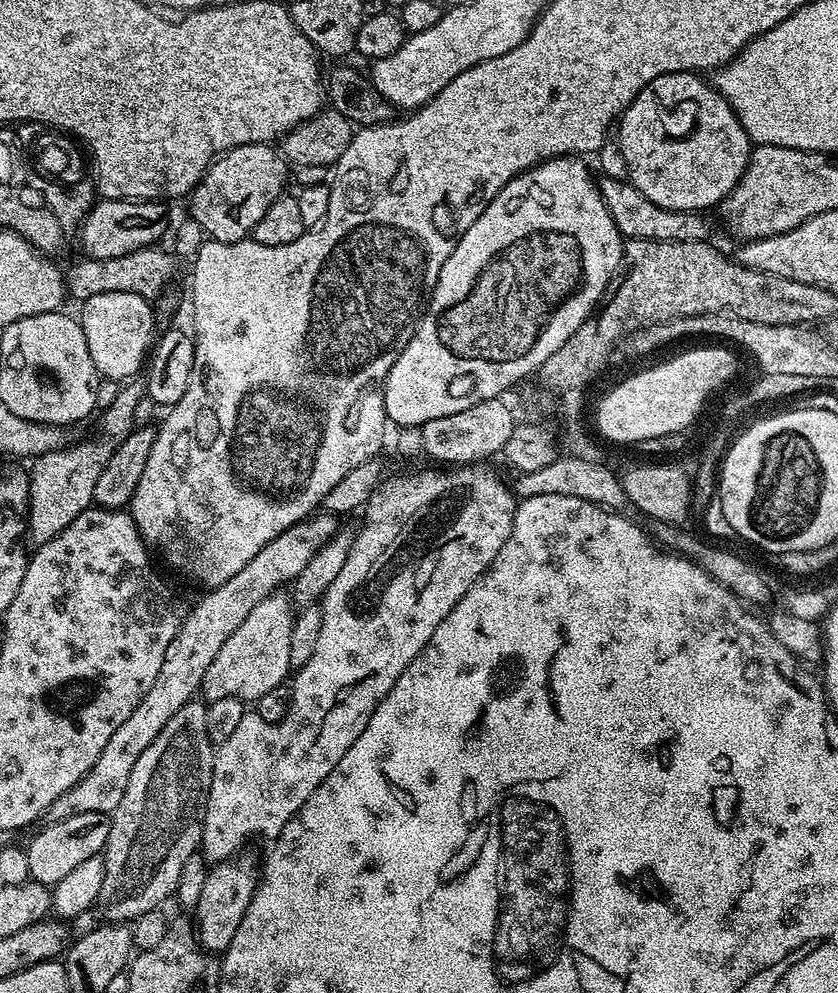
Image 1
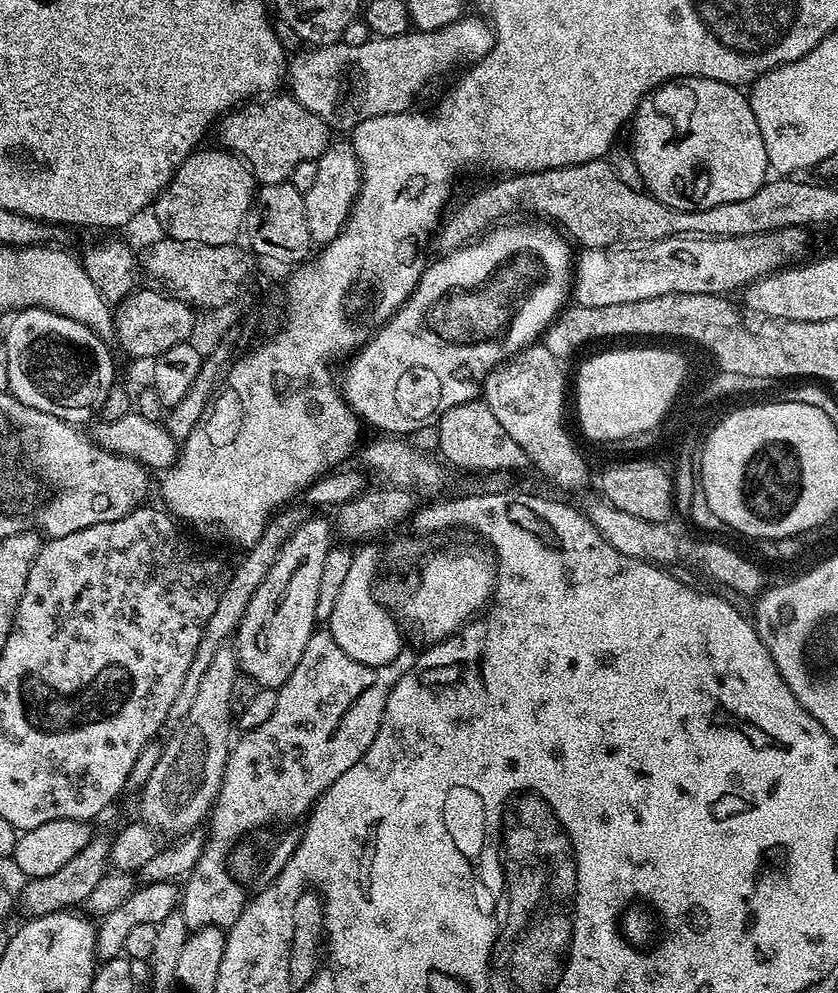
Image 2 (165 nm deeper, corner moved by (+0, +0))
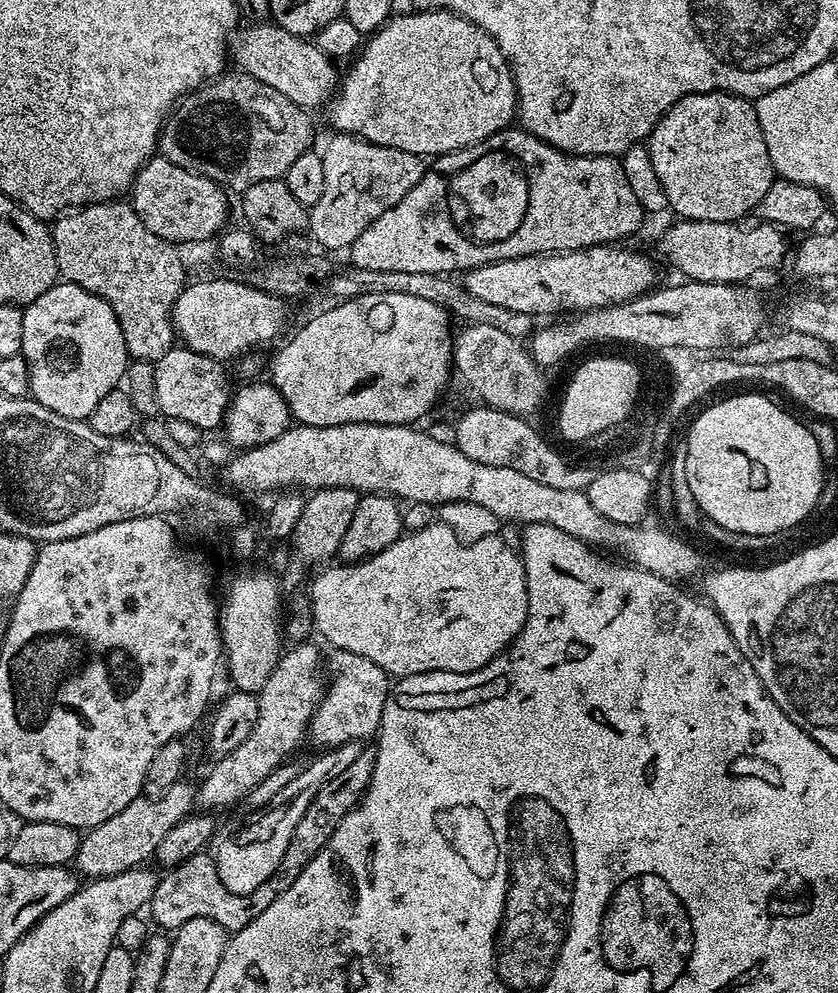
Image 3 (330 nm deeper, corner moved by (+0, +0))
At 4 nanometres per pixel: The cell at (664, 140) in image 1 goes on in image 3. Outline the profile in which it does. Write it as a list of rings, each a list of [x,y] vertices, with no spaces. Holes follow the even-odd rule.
[[[691,92],[689,96],[683,96],[674,106],[668,108],[667,114],[654,126],[654,130],[646,141],[646,147],[650,154],[650,162],[654,162],[654,171],[658,173],[658,182],[662,182],[662,190],[666,190],[668,208],[676,211],[675,215],[685,220],[722,222],[747,217],[749,213],[758,208],[766,196],[766,192],[770,190],[774,179],[770,154],[766,150],[766,138],[762,134],[762,126],[758,122],[756,105],[749,97],[735,96],[733,92]]]

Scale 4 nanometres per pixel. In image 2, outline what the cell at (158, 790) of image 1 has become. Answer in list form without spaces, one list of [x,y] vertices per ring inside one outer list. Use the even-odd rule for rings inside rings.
[[[228,646],[218,650],[214,662],[207,667],[206,674],[199,683],[198,694],[195,695],[189,712],[179,721],[177,728],[180,729],[169,738],[168,745],[163,745],[158,762],[139,793],[139,819],[153,832],[165,832],[168,836],[174,836],[172,838],[185,837],[188,833],[197,831],[211,813],[216,795],[220,792],[230,741],[233,739],[232,691],[237,675],[235,651]]]

